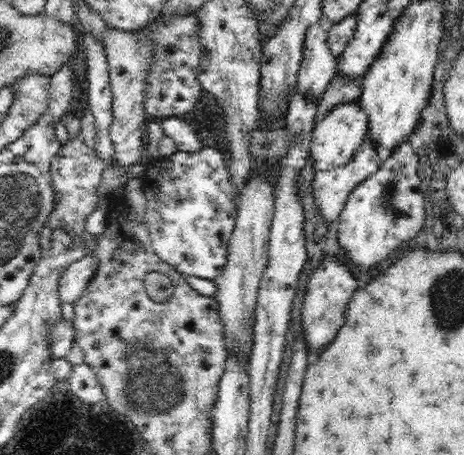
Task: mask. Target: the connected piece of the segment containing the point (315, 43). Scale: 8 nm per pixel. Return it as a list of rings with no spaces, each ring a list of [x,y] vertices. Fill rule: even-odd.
[[[318,21],[306,30],[303,59],[297,78],[296,92],[306,97],[310,94],[318,103],[338,73],[338,58],[331,52],[327,36],[328,33]]]

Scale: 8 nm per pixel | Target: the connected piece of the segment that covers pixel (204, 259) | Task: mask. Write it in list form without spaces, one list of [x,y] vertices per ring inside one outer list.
[[[203,147],[196,152],[176,151],[171,157],[163,157],[151,161],[147,164],[147,169],[142,176],[143,186],[145,187],[145,195],[147,198],[146,215],[142,220],[148,227],[149,235],[151,236],[151,243],[154,247],[154,252],[161,258],[162,261],[171,264],[180,274],[184,276],[198,276],[200,278],[207,278],[214,281],[216,276],[222,272],[226,266],[228,256],[228,243],[235,227],[235,220],[237,218],[236,198],[236,185],[230,178],[230,171],[228,170],[228,162],[225,155],[214,148]]]

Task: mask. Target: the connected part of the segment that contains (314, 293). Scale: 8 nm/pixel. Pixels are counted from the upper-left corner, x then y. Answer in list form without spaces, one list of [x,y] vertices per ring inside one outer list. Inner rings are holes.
[[[326,255],[310,275],[304,297],[304,308],[302,308],[302,331],[312,354],[320,354],[334,340],[334,336],[338,334],[340,326],[346,320],[348,300],[356,290],[358,290],[358,282],[352,276],[350,268],[340,264],[340,260],[332,255]]]

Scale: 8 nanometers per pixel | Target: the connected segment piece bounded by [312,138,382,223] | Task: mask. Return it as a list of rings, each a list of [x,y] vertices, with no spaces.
[[[367,138],[348,164],[315,173],[314,204],[326,223],[339,219],[350,193],[378,170],[382,162],[374,148],[374,142]]]

